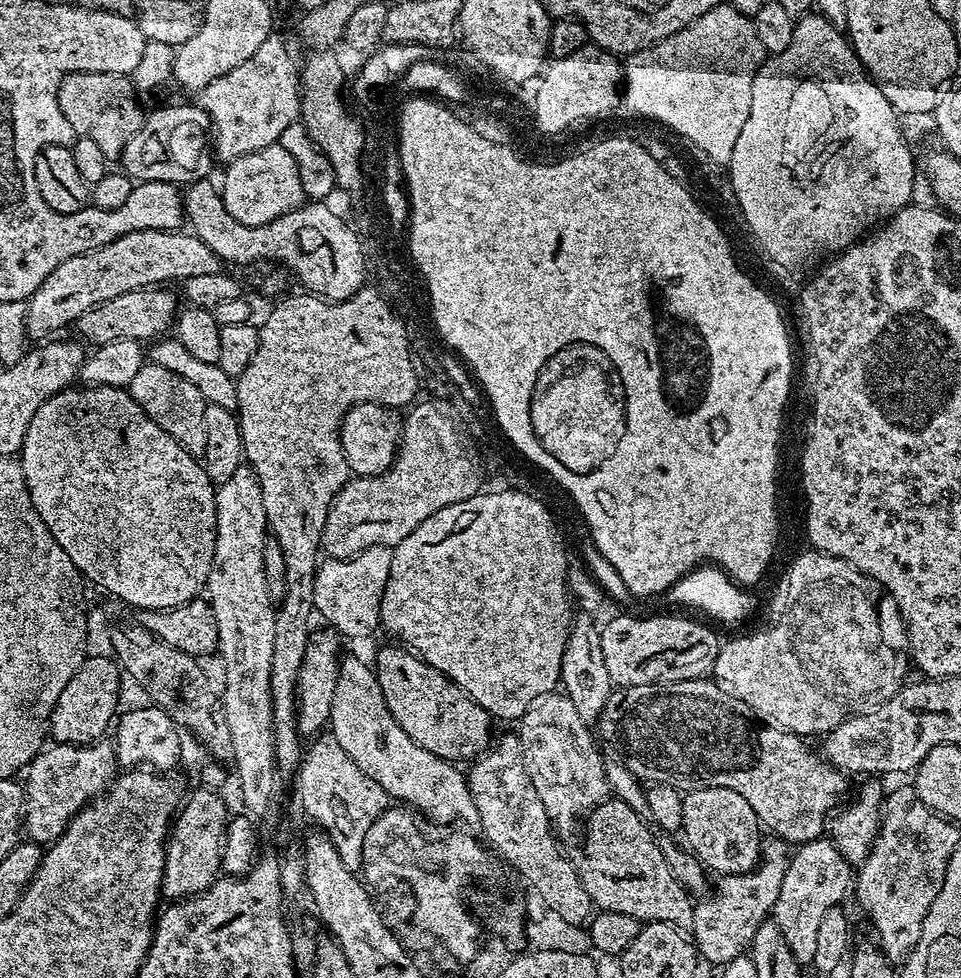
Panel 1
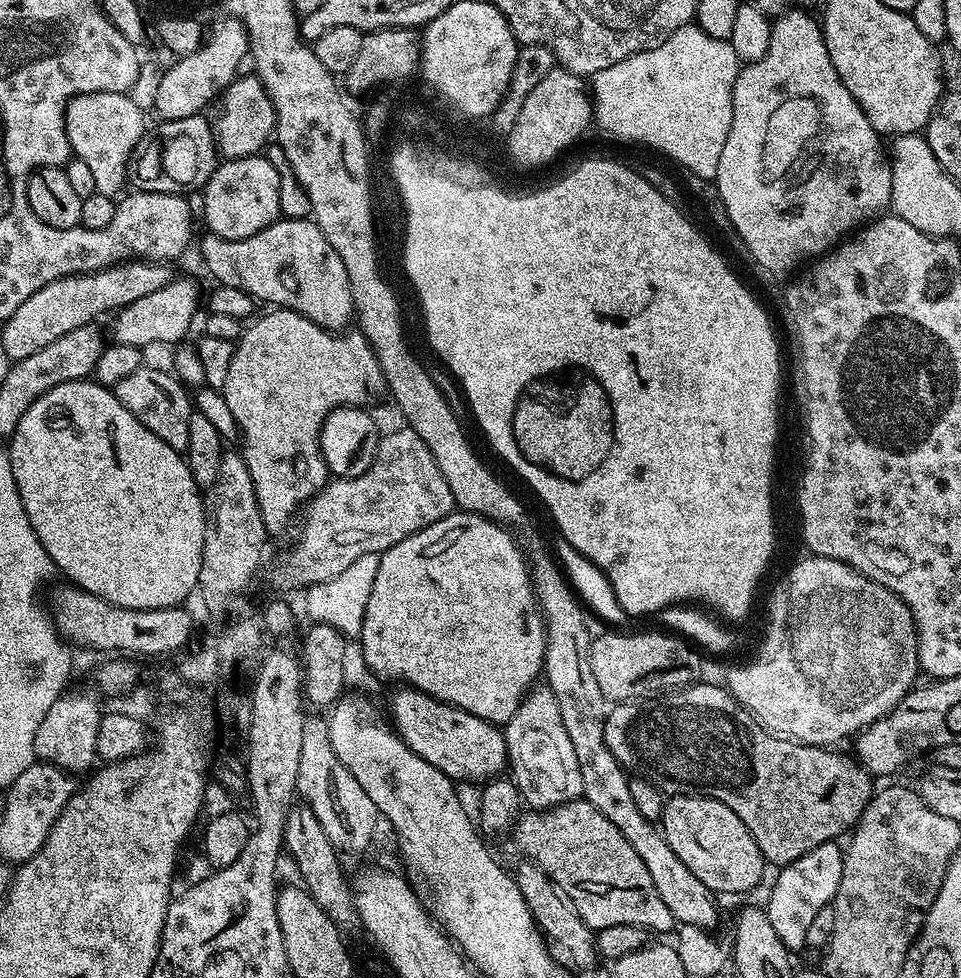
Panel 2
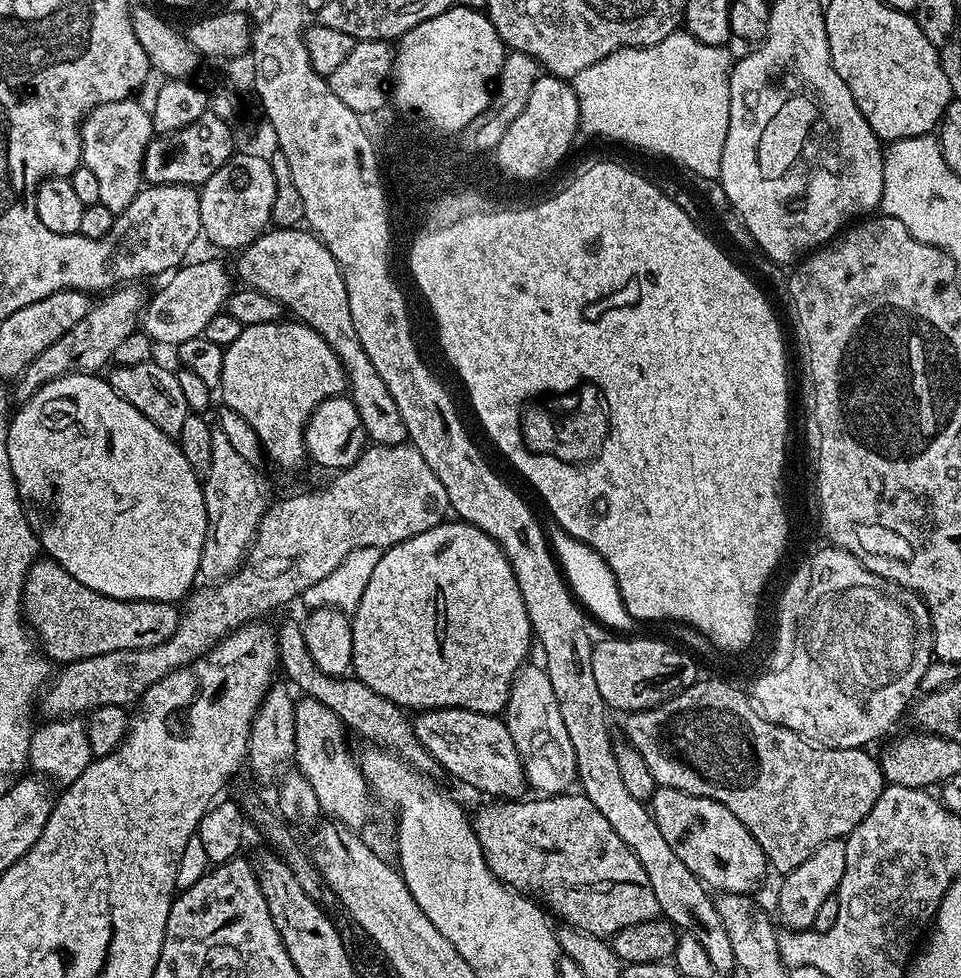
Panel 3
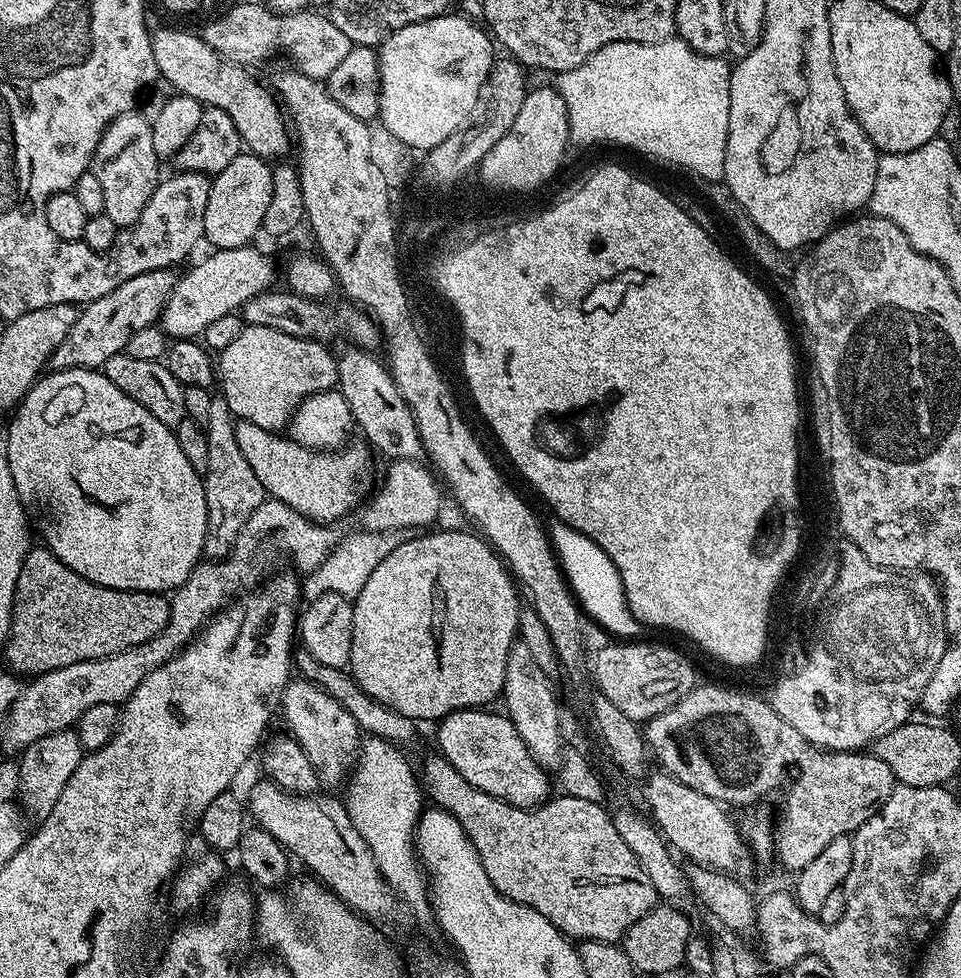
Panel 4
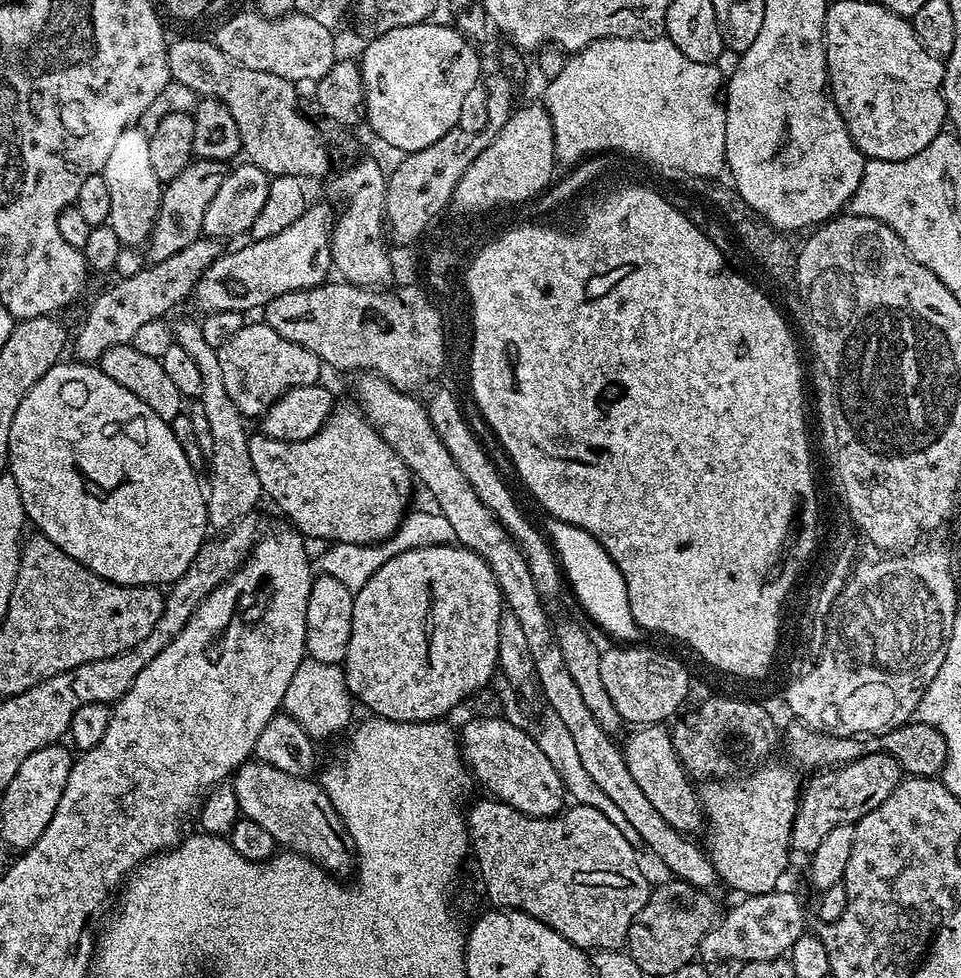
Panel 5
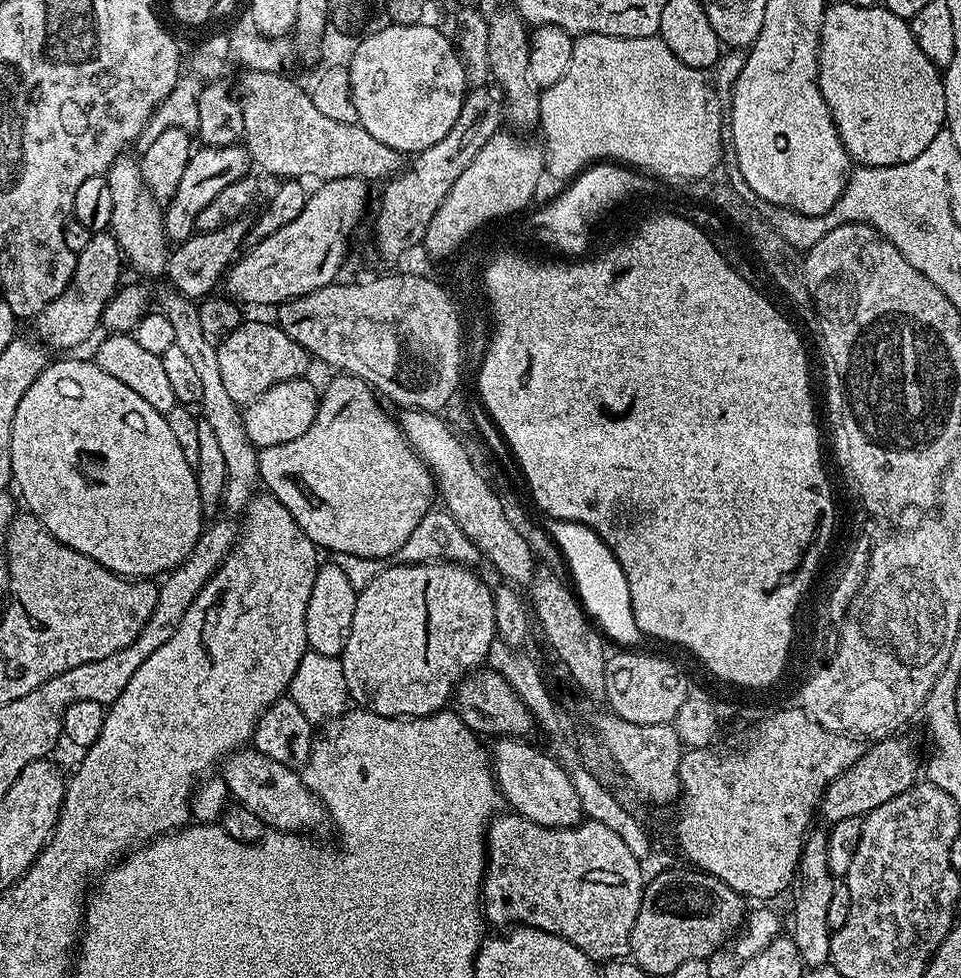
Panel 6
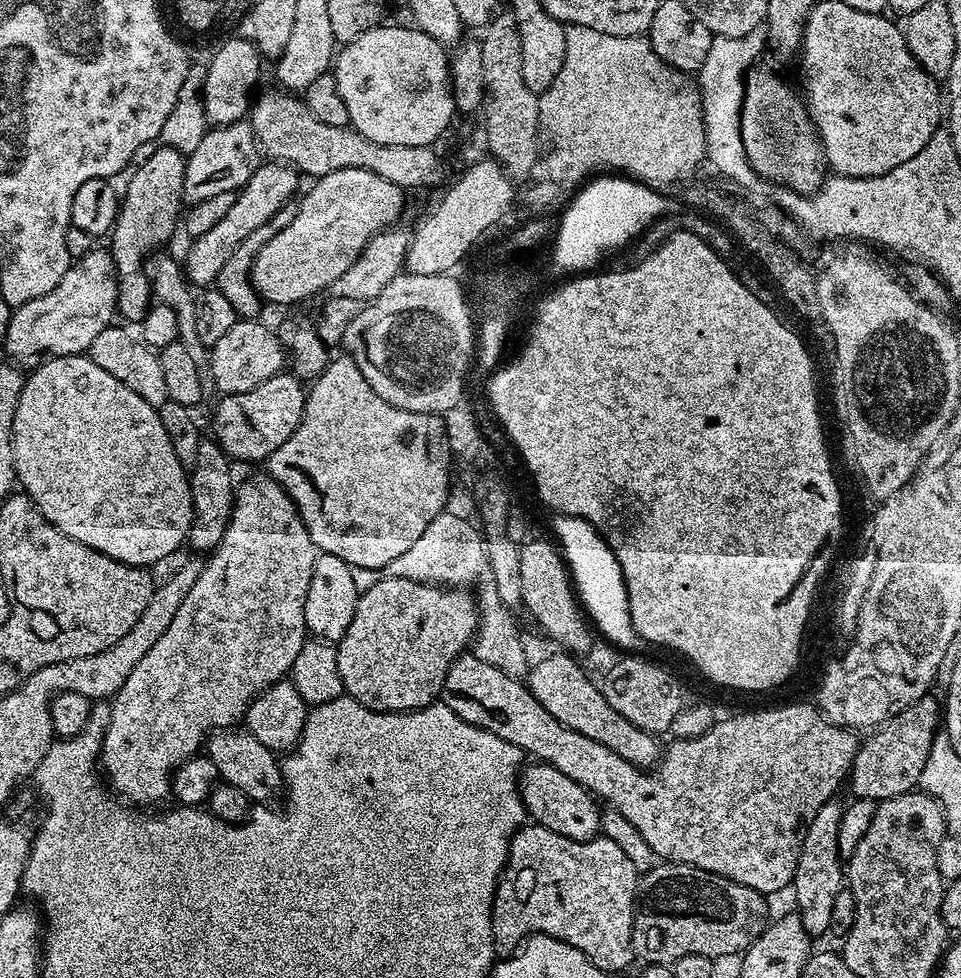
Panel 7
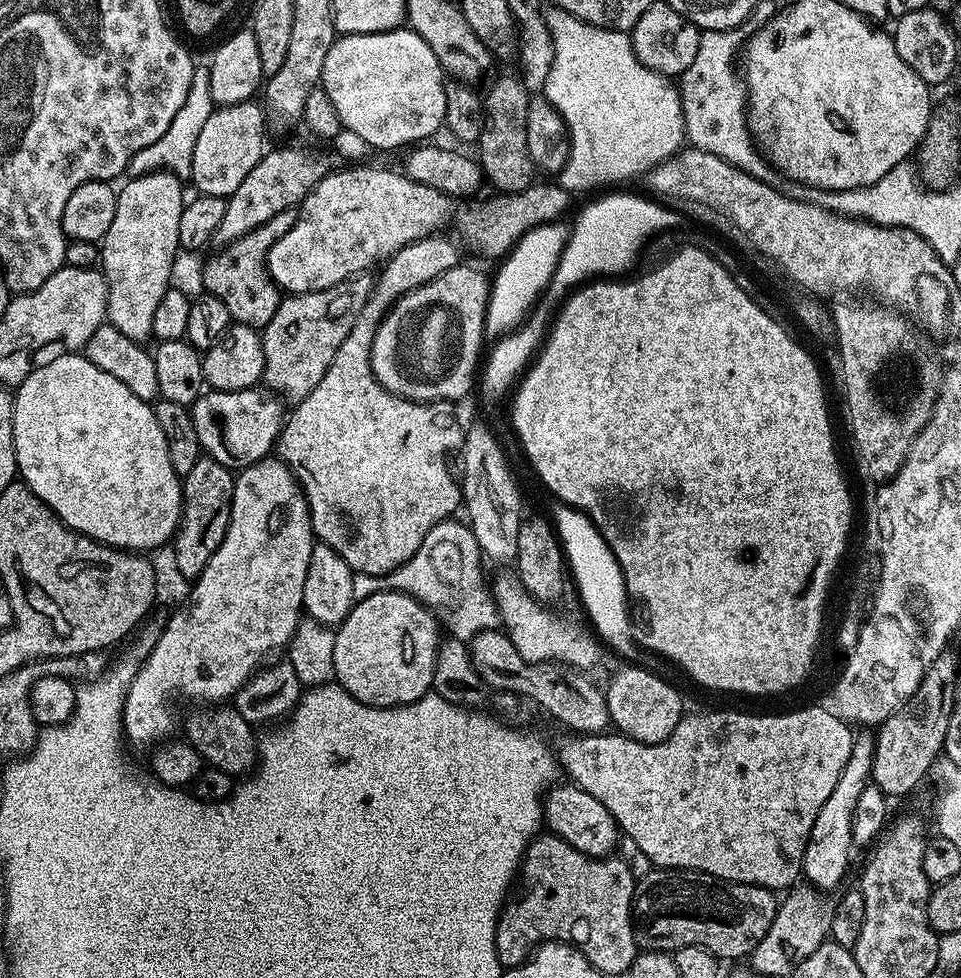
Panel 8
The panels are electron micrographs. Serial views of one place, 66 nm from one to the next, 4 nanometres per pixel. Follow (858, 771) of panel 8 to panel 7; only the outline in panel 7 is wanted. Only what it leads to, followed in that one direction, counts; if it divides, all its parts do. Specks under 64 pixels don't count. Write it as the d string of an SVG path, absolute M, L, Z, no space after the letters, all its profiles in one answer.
M836 798L826 801L822 810L814 814L814 822L810 822L804 835L798 866L790 885L790 892L796 895L796 904L800 907L798 915L802 926L812 938L817 938L816 936L831 929L830 910L834 910L834 898L838 898L846 884L846 872L838 850L838 824L844 808L838 801Z

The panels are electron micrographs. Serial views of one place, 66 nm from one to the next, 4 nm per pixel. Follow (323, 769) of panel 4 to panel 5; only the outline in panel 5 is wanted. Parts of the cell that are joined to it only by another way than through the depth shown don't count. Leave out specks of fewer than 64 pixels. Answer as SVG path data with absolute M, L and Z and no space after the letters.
M305 658L298 670L294 670L290 686L286 686L282 708L287 715L302 722L302 730L306 730L306 734L310 734L313 741L321 742L327 736L338 735L348 723L353 723L354 701L346 686L343 667Z

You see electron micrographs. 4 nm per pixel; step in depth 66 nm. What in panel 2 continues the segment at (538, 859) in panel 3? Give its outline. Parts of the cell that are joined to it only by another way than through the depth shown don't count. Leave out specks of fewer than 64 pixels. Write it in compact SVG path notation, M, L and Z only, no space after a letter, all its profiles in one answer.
M583 798L571 800L565 804L557 804L555 808L528 811L525 811L523 815L517 819L510 832L513 842L516 843L517 850L521 852L519 855L531 860L533 864L536 864L541 871L555 882L557 888L564 893L564 897L572 903L574 910L578 910L580 920L584 925L586 925L586 927L593 930L599 930L606 926L638 926L645 930L651 930L653 933L655 933L654 931L669 931L668 933L673 931L674 921L672 918L672 912L666 906L666 902L662 902L662 898L658 894L658 890L650 878L650 870L646 870L646 862L642 862L642 858L638 854L638 850L634 850L634 846L630 846L630 842L626 842L626 838L622 838L622 830L618 830L618 826L614 826L614 822L610 822L610 818L606 818L606 814L599 812L592 803Z

